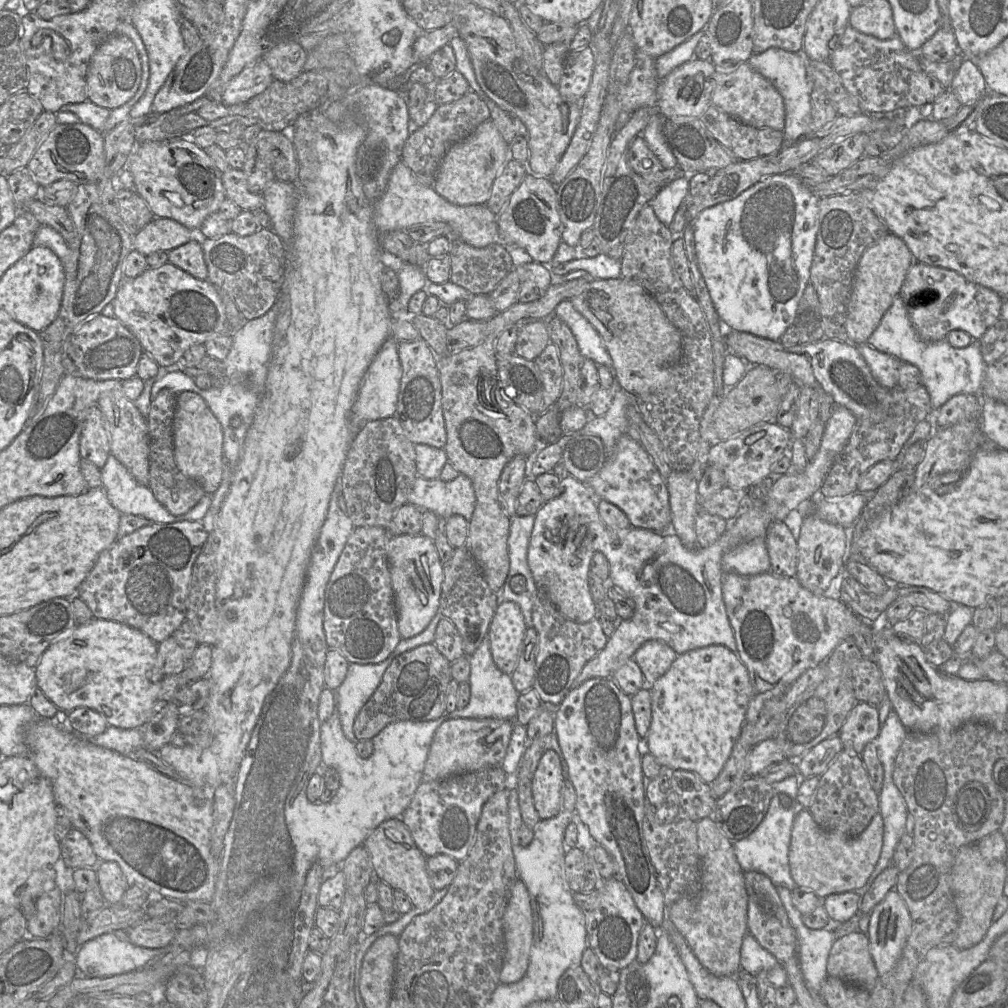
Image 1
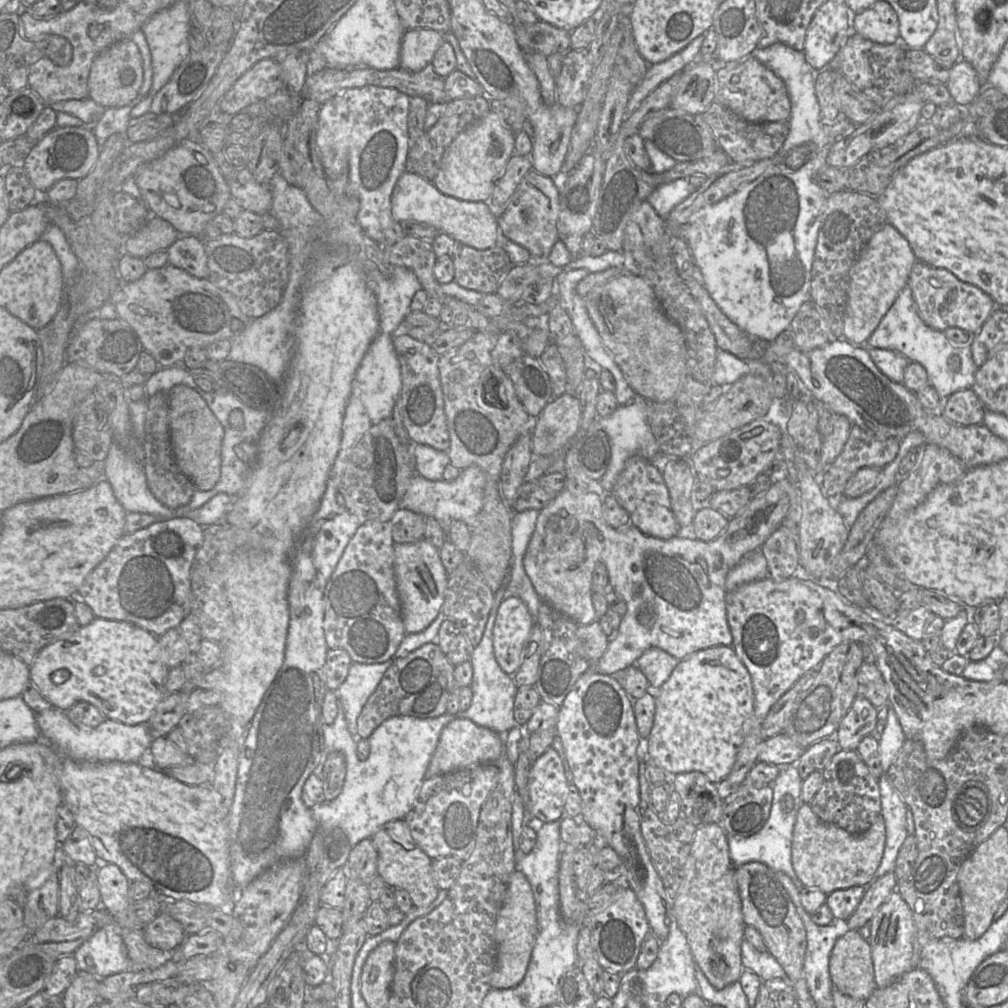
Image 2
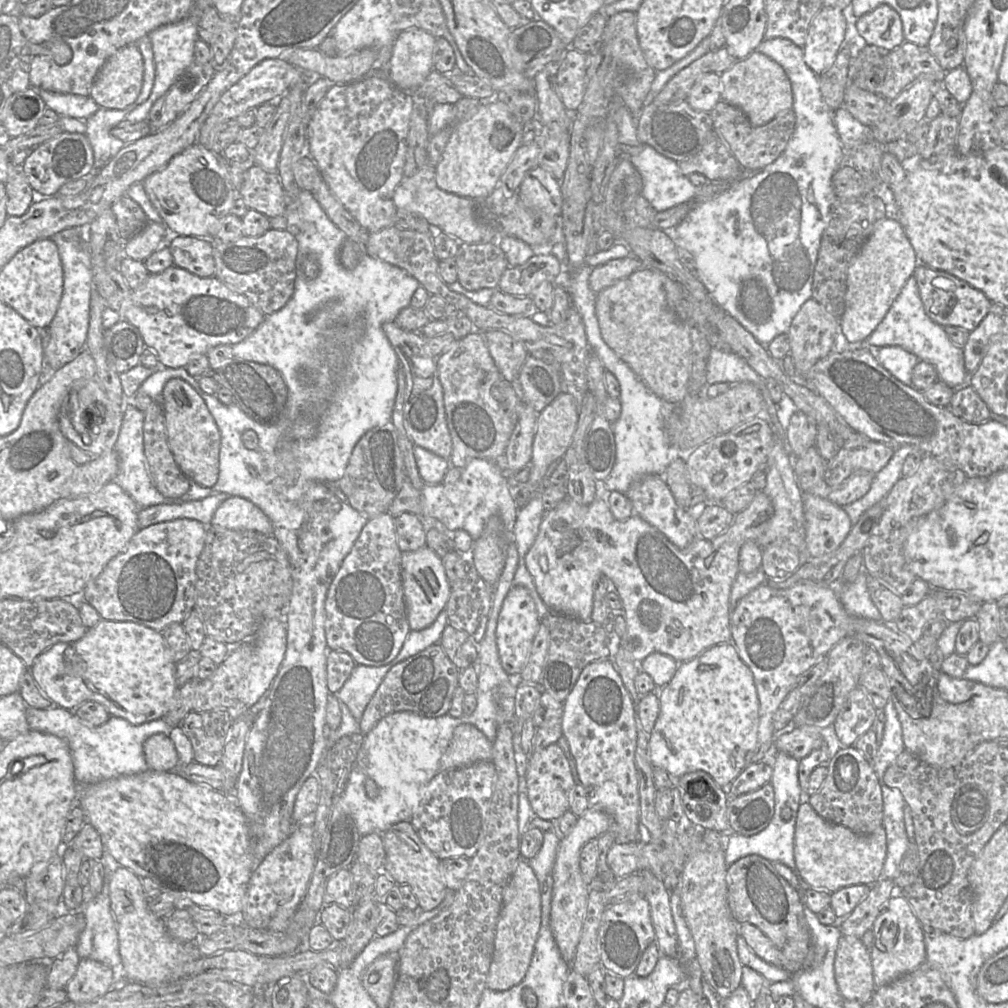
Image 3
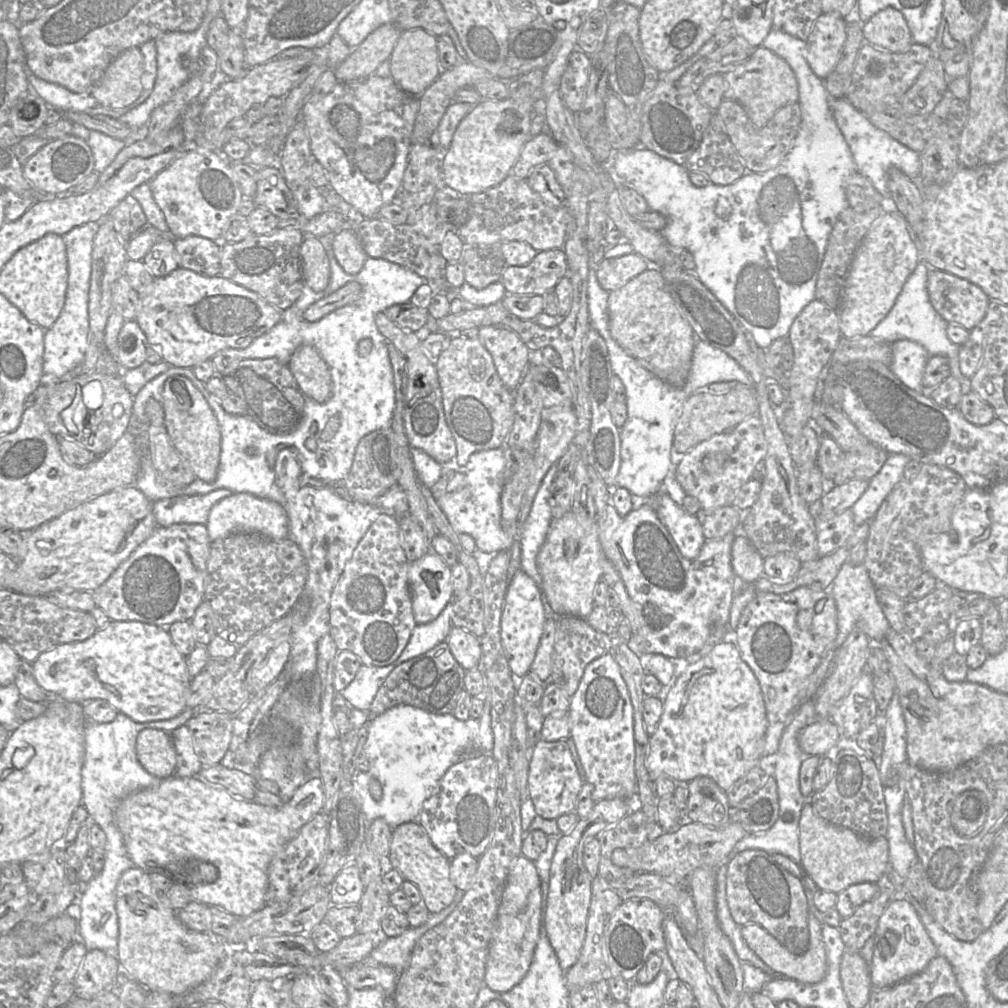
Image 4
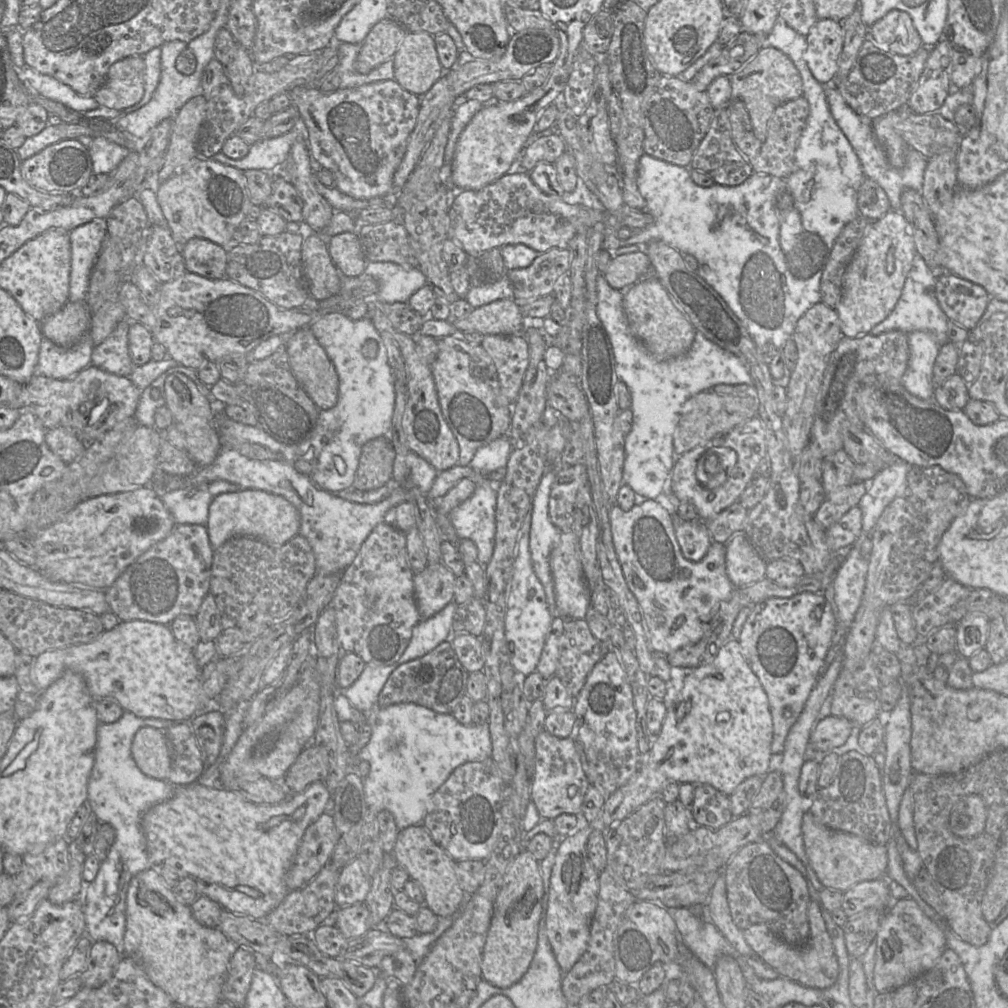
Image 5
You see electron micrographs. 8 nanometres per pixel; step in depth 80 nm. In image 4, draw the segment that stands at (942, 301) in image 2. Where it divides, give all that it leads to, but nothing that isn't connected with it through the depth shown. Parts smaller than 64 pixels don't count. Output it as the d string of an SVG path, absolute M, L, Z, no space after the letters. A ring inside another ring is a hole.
M931 268L928 273L927 290L932 306L947 323L961 325L970 331L986 315L990 298L979 286L966 279Z

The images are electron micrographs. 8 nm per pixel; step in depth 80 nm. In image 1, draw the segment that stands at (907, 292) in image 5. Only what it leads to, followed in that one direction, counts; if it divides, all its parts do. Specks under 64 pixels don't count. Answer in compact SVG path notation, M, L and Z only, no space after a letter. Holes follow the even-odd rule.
M899 293L893 299L891 306L883 315L867 343L878 351L887 353L901 362L913 364L920 370L922 385L929 393L933 411L937 411L954 395L981 395L987 365L983 360L979 341L973 340L964 348L955 348L946 339L936 342L921 340L913 328Z

